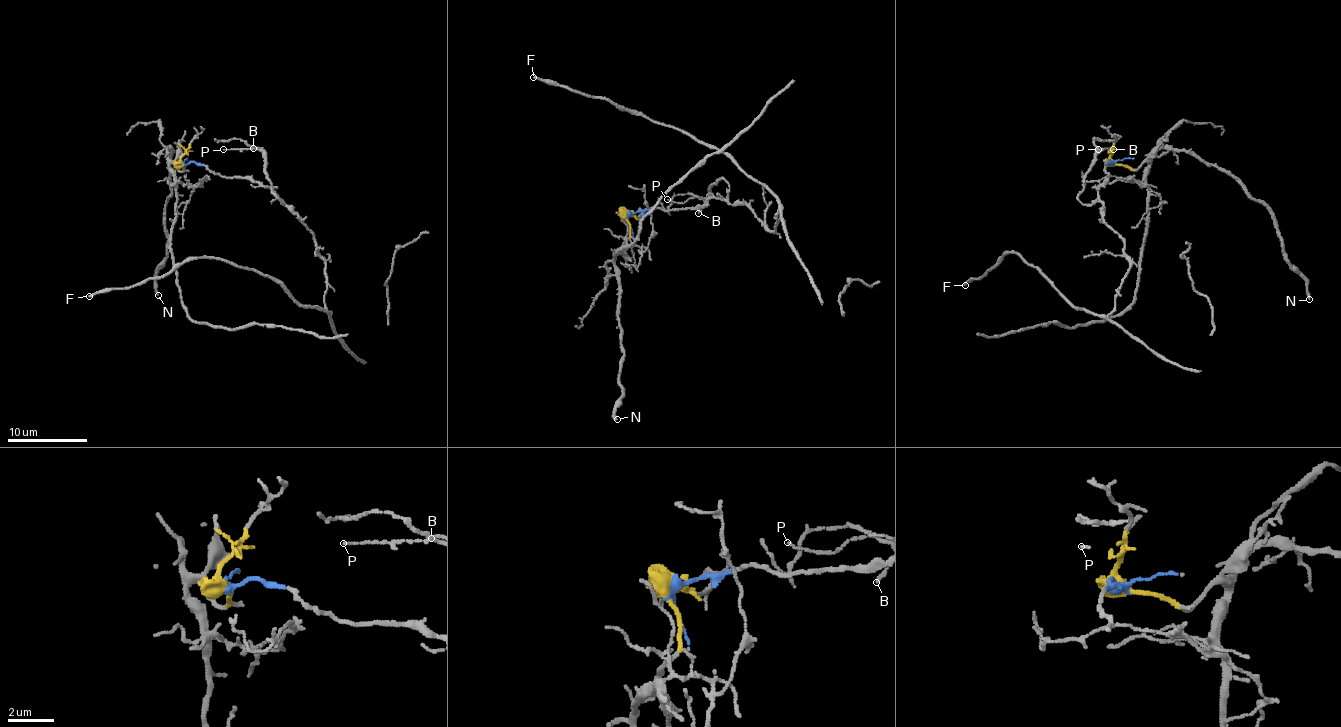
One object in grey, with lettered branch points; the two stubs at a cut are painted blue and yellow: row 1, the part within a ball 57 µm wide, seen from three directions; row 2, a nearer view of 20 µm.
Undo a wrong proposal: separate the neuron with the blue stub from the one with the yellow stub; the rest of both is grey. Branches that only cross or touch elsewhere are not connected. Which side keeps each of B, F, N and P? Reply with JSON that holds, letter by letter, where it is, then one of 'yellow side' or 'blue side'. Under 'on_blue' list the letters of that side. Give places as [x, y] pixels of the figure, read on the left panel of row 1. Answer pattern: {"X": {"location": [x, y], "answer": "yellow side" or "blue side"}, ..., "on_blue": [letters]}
{"B": {"location": [253, 148], "answer": "blue side"}, "F": {"location": [89, 296], "answer": "blue side"}, "N": {"location": [158, 295], "answer": "yellow side"}, "P": {"location": [223, 149], "answer": "blue side"}, "on_blue": ["B", "F", "P"]}

